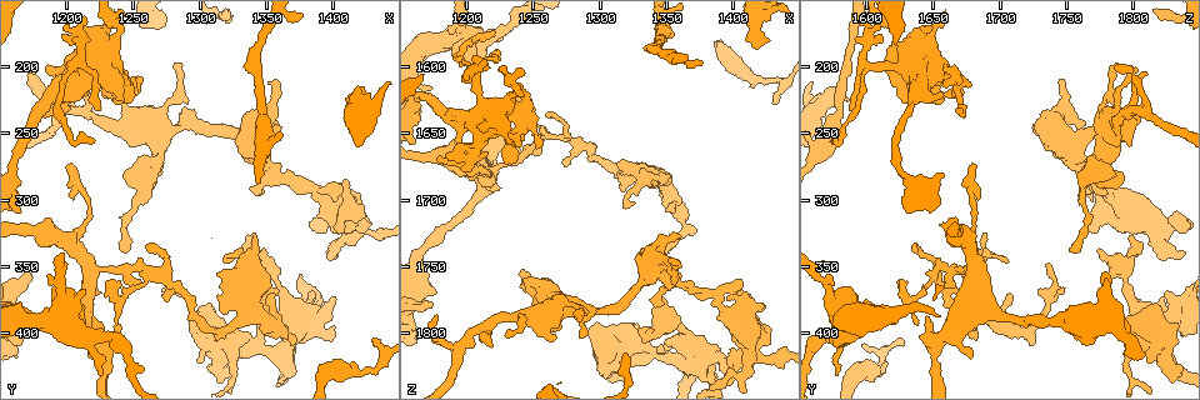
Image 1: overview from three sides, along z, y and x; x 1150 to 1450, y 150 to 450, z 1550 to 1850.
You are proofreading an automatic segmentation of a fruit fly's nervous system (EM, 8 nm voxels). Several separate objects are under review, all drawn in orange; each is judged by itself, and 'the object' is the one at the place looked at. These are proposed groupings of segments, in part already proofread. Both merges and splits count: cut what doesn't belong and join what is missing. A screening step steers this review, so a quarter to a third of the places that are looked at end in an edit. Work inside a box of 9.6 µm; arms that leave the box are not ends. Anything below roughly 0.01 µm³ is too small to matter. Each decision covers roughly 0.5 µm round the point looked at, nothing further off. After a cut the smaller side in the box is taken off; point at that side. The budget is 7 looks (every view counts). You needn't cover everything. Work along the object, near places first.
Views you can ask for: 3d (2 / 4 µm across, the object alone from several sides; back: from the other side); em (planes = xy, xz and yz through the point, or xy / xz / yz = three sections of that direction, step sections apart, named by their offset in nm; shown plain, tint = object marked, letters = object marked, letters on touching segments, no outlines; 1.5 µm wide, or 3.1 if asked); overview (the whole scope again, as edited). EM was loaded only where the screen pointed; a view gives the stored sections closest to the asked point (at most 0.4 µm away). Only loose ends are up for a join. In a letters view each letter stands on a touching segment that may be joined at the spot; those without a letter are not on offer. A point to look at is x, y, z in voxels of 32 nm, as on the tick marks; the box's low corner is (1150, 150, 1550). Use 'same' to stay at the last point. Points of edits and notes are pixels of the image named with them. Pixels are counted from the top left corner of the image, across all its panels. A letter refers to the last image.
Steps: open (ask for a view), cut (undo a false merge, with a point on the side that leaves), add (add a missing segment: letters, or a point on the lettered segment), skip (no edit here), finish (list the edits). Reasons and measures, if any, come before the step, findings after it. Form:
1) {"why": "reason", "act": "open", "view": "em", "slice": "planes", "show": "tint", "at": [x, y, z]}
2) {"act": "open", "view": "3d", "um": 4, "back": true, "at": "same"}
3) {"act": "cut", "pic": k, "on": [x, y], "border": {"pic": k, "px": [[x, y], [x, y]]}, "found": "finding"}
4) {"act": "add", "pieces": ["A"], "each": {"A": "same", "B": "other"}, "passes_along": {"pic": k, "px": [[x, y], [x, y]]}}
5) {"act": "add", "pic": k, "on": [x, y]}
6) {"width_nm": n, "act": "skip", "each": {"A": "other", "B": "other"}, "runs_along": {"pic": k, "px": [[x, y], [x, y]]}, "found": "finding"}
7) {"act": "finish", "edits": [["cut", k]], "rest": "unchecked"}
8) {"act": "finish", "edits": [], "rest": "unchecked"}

{"why": "sharp bend", "act": "open", "view": "3d", "um": 4, "at": [1196, 234, 1808]}

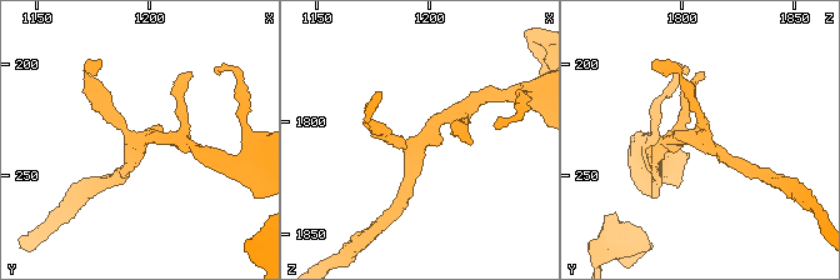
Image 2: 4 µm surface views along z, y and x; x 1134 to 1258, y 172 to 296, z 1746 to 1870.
{"arms": 3, "arm_widths_nm": [170, 200, 220], "why": "shape alone is not enough", "act": "open", "view": "em", "slice": "planes", "show": "tint", "at": [1195, 234, 1809]}

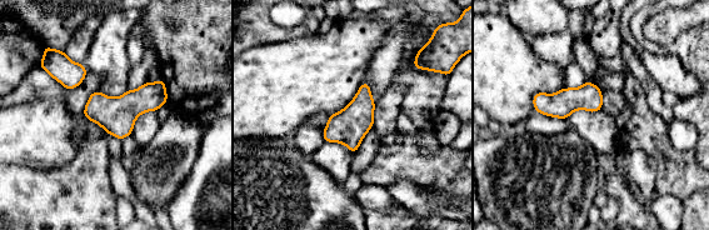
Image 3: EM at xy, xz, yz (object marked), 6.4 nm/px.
{"act": "open", "view": "em", "slice": "planes", "show": "letters", "at": "same"}

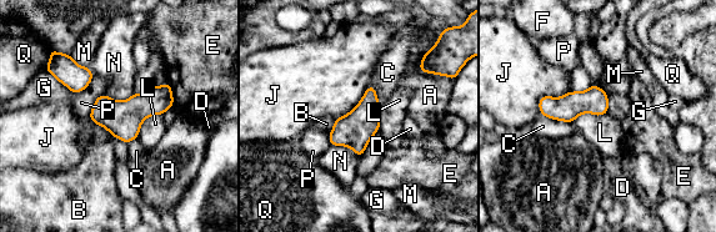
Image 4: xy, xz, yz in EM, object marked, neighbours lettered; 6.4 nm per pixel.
{"act": "skip", "each": {"A": "other", "B": "other", "C": "other", "D": "other", "E": "other", "F": "other", "G": "other", "J": "other", "L": "other", "M": "other", "N": "other", "P": "other", "Q": "other"}, "border": {"pic": 4, "px": [[133, 92], [123, 100], [105, 94]]}, "found": "one cell here"}

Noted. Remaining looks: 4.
{"why": "branch stops here", "act": "open", "view": "em", "slice": "planes", "show": "tint", "at": [1298, 422, 1814]}

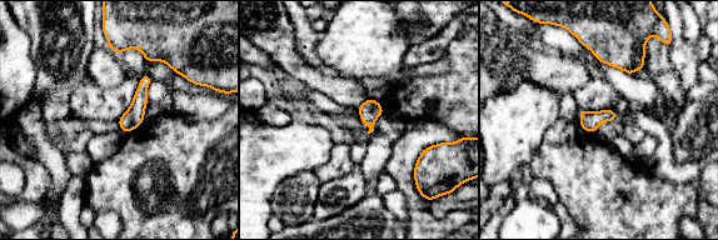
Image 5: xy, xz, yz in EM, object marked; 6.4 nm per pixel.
{"act": "open", "view": "em", "slice": "planes", "show": "letters", "at": "same"}

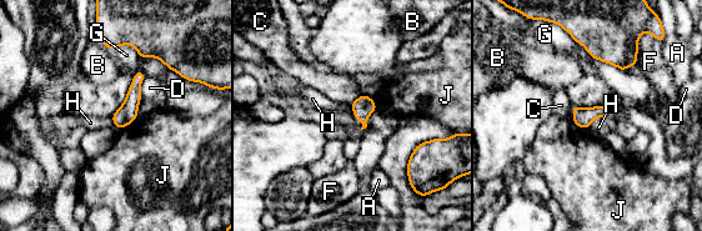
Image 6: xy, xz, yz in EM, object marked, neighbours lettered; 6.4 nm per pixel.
{"act": "skip", "each": {"A": "other", "B": "other", "C": "other", "D": "other", "F": "other", "G": "other", "H": "other", "J": "other"}, "border": {"pic": 6, "px": [[350, 105], [361, 129]]}, "found": "none of them fits"}

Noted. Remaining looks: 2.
{"why": "an open end", "act": "open", "view": "em", "slice": "xy", "step": 8, "show": "tint", "at": [1370, 408, 1724]}

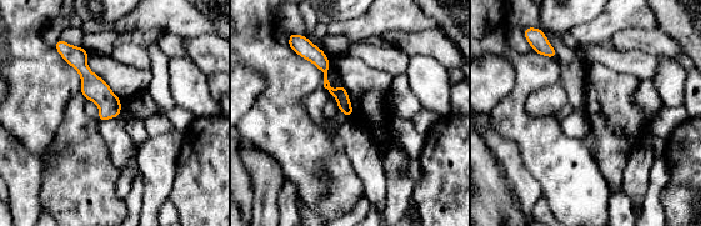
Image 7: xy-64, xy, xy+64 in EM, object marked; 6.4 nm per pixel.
{"act": "open", "view": "em", "slice": "yz", "step": 8, "show": "letters", "at": "same"}

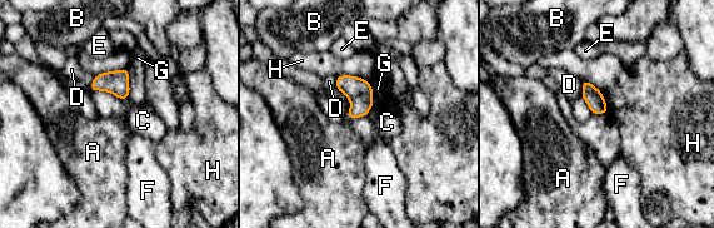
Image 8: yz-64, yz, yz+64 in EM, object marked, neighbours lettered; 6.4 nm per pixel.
{"act": "skip", "each": {"A": "other", "B": "other", "C": "other", "D": "other", "E": "other", "F": "other", "G": "other", "H": "other"}, "border": {"pic": 8, "px": [[583, 78], [602, 93], [607, 113]]}, "found": "no lettered segment goes on from it"}

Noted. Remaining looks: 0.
{"act": "finish", "edits": [], "rest": "unchecked"}

